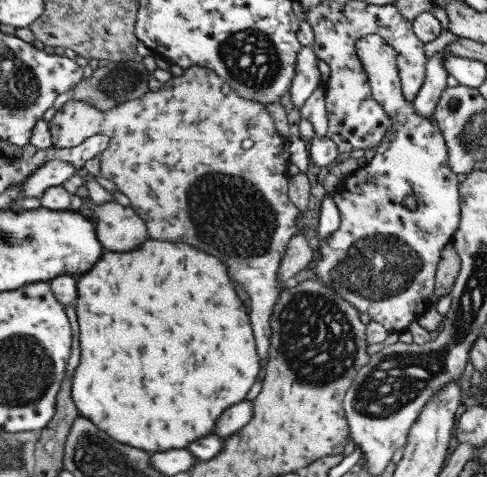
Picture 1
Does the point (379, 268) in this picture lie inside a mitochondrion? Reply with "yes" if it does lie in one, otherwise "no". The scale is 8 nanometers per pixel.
yes

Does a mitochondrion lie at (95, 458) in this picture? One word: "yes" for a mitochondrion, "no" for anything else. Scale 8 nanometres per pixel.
yes

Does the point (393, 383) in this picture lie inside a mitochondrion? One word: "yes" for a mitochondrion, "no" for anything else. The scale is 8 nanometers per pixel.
yes

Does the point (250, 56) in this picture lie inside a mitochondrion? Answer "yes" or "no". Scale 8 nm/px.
yes

